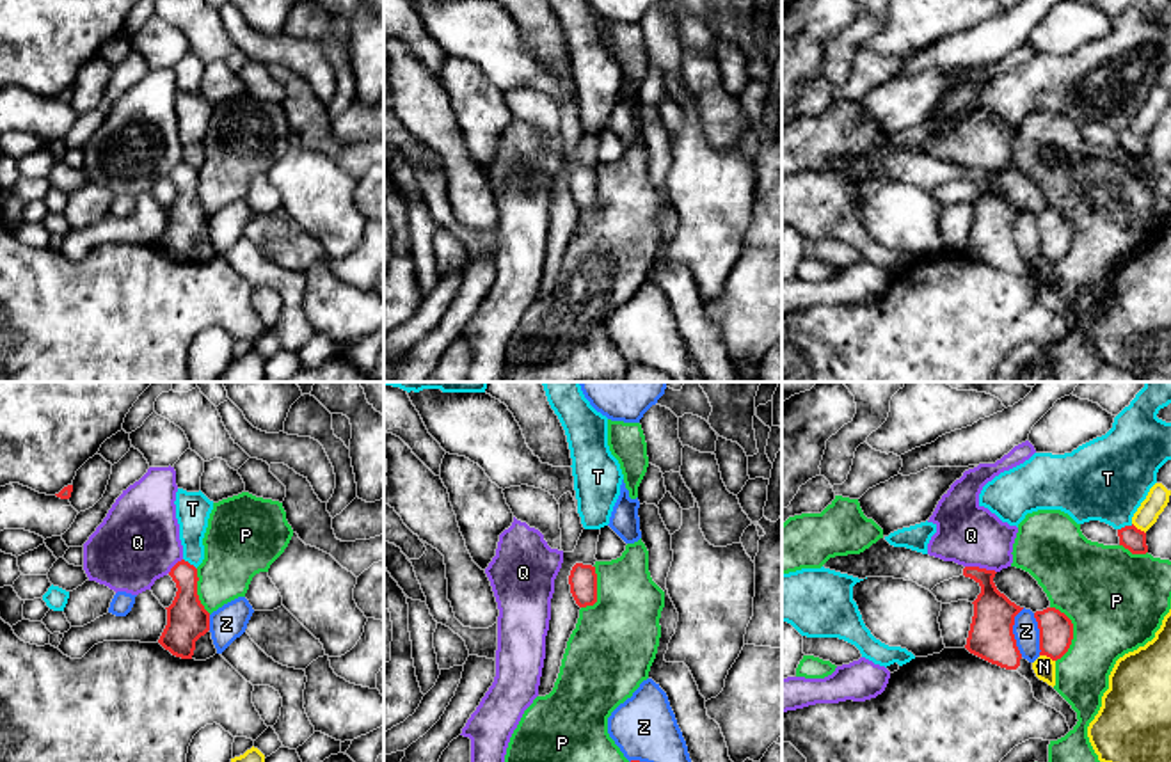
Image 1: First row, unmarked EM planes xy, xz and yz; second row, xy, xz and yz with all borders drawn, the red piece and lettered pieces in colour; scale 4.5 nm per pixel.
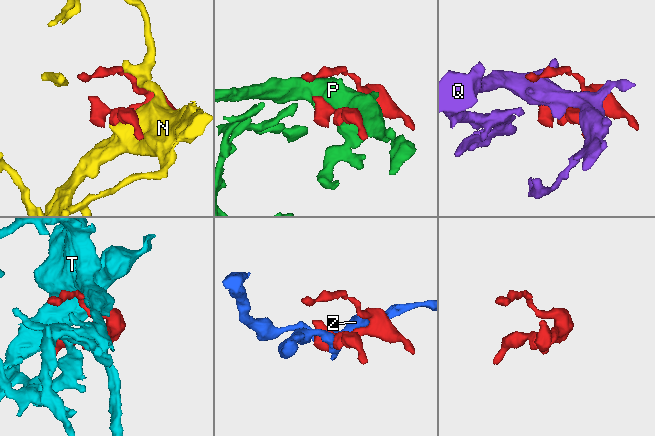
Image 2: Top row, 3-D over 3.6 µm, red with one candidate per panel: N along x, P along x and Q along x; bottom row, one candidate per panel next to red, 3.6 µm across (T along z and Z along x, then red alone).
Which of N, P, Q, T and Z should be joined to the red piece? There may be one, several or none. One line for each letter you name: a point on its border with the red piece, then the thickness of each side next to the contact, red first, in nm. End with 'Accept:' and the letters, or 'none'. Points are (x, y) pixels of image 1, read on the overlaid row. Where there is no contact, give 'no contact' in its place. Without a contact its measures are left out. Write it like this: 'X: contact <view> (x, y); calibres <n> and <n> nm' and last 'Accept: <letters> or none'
Accept: none

